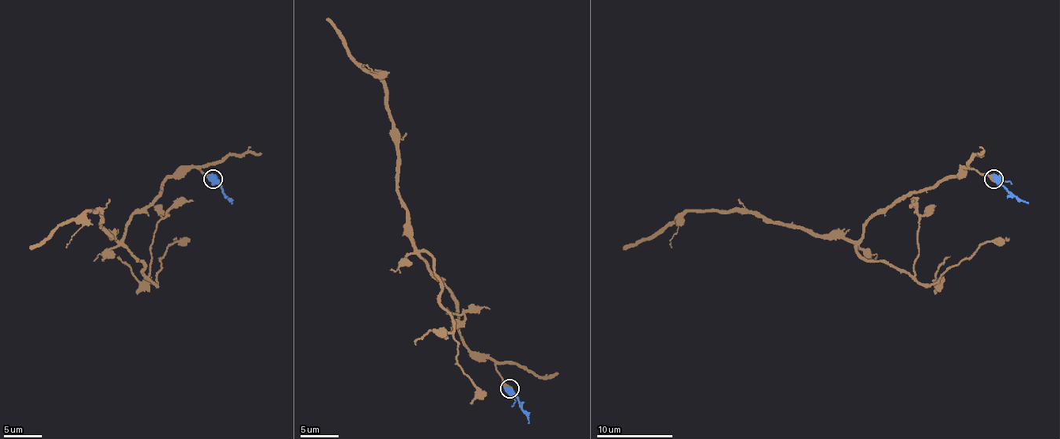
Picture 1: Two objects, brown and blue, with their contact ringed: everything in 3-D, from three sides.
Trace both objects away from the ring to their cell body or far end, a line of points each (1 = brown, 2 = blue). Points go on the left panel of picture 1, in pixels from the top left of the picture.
1: (213, 179), (195, 167), (176, 172), (133, 214), (118, 241), (91, 210), (30, 249)
2: (213, 179), (232, 203)

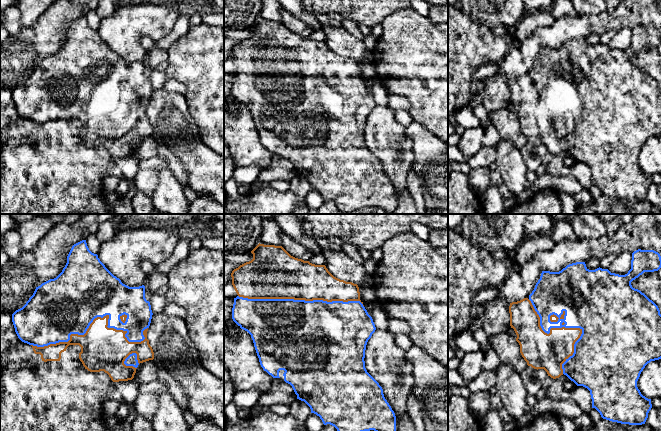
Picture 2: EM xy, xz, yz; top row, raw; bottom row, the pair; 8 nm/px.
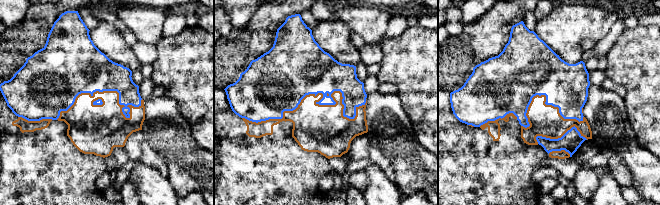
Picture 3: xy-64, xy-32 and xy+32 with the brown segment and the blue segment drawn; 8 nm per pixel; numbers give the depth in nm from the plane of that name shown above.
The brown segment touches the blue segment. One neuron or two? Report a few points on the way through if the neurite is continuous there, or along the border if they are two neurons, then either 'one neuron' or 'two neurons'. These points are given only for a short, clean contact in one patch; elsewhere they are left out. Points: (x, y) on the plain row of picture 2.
one neuron

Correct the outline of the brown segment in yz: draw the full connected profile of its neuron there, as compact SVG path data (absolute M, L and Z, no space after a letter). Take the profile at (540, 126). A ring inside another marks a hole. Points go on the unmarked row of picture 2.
M638 25L632 29L631 45L625 51L611 49L608 45L597 44L589 46L585 38L567 41L559 48L542 47L540 55L528 74L510 79L510 102L514 105L520 121L520 129L528 142L534 145L544 145L553 155L566 151L577 162L583 162L590 167L592 184L595 184L603 195L629 201L645 200L648 189L652 184L651 175L646 174L637 163L637 157L645 142L651 137L661 135L661 90L658 82L640 66L632 63L631 58L644 48L654 48L661 44L661 32L654 26Z

